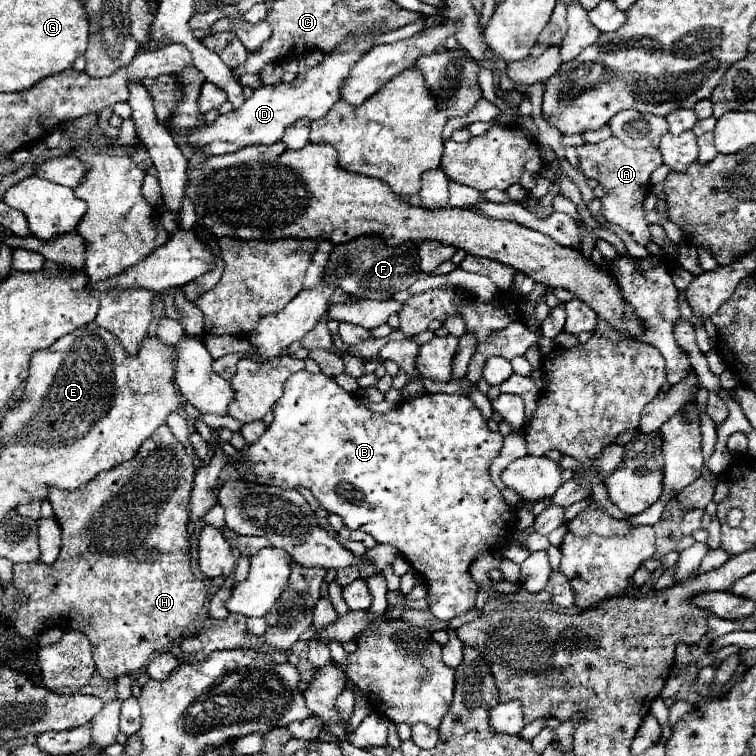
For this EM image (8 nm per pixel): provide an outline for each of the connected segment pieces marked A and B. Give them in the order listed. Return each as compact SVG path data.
M608 138L600 144L580 146L580 164L586 178L596 178L608 190L608 194L600 199L602 216L609 223L622 226L638 244L646 246L650 242L650 230L644 218L643 202L650 190L650 174L662 164L660 150L630 150L618 138Z
M300 370L298 374L292 374L286 380L284 394L282 394L282 398L272 408L274 422L270 424L270 428L264 432L264 436L258 442L250 444L246 450L240 452L240 456L244 460L244 472L240 472L240 478L248 480L248 482L254 482L254 476L256 476L260 484L270 484L270 486L278 486L278 488L304 486L304 488L308 488L312 492L312 496L318 500L318 504L322 508L326 508L328 512L338 514L342 518L342 522L344 522L346 528L366 532L366 534L370 534L380 544L392 544L392 546L396 546L398 552L414 566L414 570L428 584L428 606L430 606L430 614L434 614L438 620L448 622L454 616L460 616L462 612L468 612L468 610L474 608L476 594L478 594L478 584L470 576L470 564L480 554L494 550L498 540L510 538L514 534L514 530L516 530L516 512L514 512L512 506L506 504L506 500L502 498L500 488L490 478L492 458L496 458L500 454L500 450L502 450L502 434L500 432L492 432L488 428L488 424L486 424L484 416L480 414L480 410L464 394L422 394L420 398L404 400L400 404L402 406L396 406L396 408L388 410L386 414L372 412L364 402L356 400L356 396L352 392L346 392L342 386L338 386L334 382L334 378L330 378L330 376L322 374L322 372L320 374L310 374L306 370Z

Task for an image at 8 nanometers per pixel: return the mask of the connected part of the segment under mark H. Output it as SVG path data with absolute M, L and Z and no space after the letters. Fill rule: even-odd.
M162 424L138 450L138 454L130 460L130 462L122 462L118 466L114 466L114 470L106 470L102 474L98 474L96 478L92 478L88 484L68 492L68 490L60 490L60 488L48 488L48 496L46 500L52 504L54 508L54 516L62 528L62 550L58 560L52 566L46 566L42 562L32 562L32 564L14 564L14 586L18 590L22 590L28 596L28 604L26 606L16 606L14 608L14 626L16 632L24 638L36 638L38 634L42 634L48 628L62 628L62 630L78 630L82 634L88 636L90 644L92 644L92 654L94 654L94 662L96 662L96 670L101 677L106 679L117 679L122 674L130 674L140 670L142 666L148 664L150 656L156 650L166 650L174 640L182 638L182 634L186 632L188 624L198 616L198 612L202 610L206 596L208 596L208 588L206 584L194 576L192 572L192 556L190 556L190 532L188 532L188 524L190 524L190 490L194 486L194 476L196 476L196 466L194 466L194 458L186 454L184 446L176 440L176 436L170 432L168 424Z

